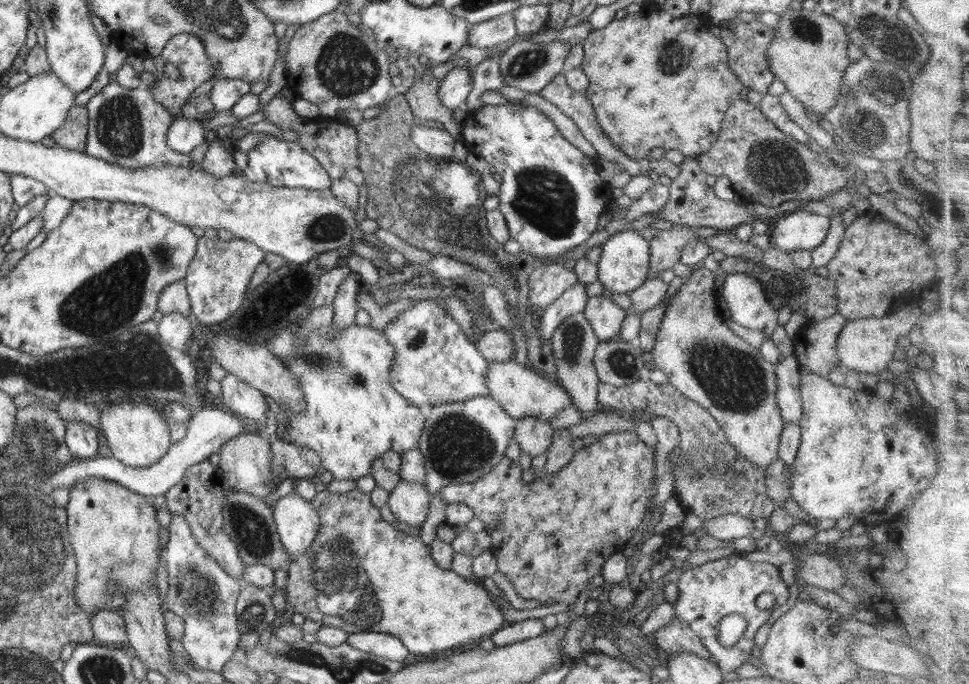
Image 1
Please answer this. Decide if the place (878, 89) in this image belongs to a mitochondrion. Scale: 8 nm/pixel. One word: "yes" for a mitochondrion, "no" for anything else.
yes

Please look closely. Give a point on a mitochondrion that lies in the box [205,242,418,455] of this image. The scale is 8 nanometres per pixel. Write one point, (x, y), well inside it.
(327, 365)

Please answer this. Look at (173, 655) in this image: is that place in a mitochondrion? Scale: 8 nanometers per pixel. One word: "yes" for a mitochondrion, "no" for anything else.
no

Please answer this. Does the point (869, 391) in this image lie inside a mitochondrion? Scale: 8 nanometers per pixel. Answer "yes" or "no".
no

